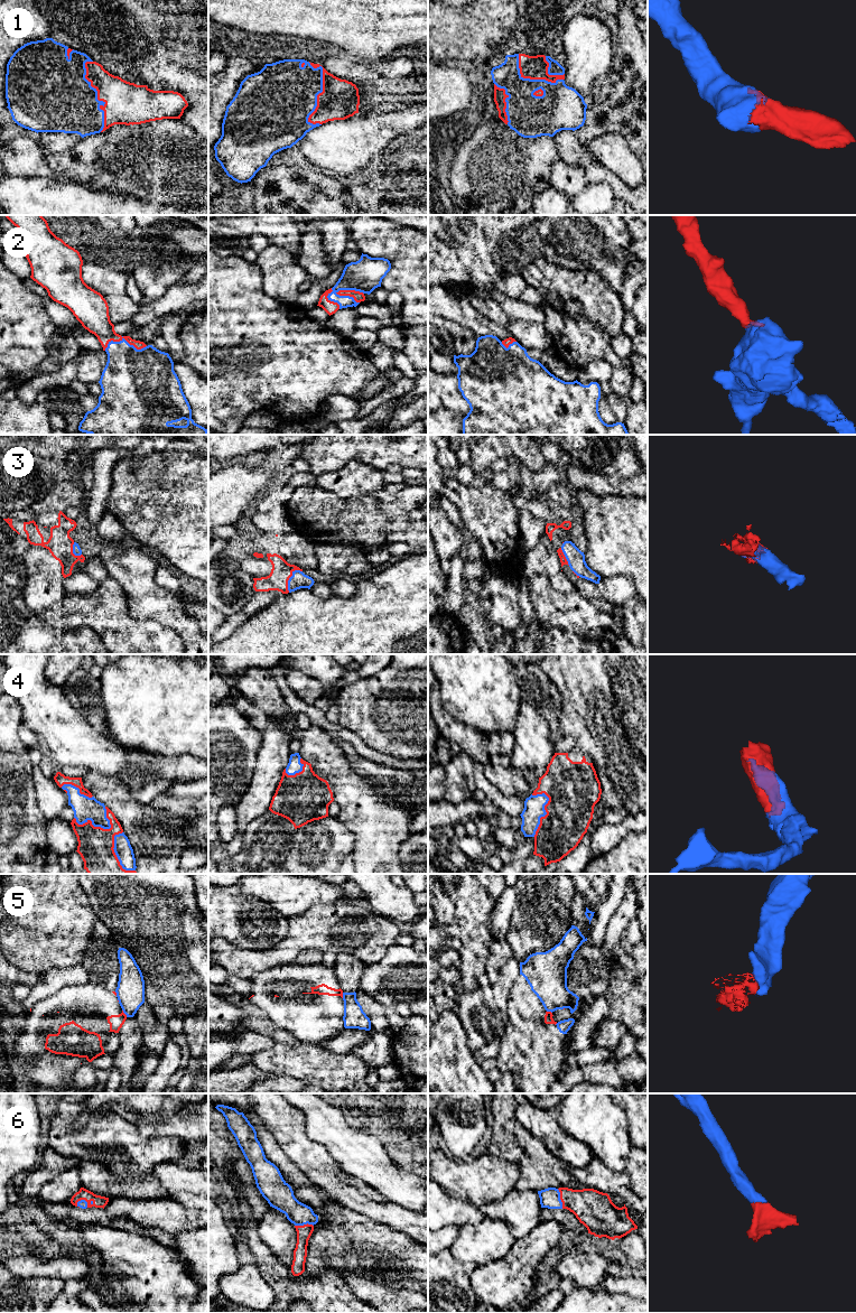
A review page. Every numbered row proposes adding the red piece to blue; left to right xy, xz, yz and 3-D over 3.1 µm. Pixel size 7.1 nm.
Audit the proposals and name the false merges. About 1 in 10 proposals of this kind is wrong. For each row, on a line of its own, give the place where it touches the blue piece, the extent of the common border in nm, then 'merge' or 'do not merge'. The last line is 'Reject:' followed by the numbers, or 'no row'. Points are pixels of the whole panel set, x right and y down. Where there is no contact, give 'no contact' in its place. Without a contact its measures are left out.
1: xy (96, 98) | 500 nm | merge
2: xz (350, 289) | 200 nm | merge
3: xz (289, 578) | 190 nm | merge
4: xy (92, 822) | 280 nm | merge
5: xy (123, 1012) | 70 nm | do not merge
6: yz (559, 1199) | 150 nm | merge
Reject: 5

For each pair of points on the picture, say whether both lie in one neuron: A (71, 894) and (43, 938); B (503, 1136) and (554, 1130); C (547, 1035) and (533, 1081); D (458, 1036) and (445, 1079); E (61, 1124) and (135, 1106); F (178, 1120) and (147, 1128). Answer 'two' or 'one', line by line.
A: one
B: two
C: one
D: one
E: two
F: one

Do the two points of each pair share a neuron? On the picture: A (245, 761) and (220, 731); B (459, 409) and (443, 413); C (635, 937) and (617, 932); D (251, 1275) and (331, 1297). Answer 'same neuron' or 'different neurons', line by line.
A: same neuron
B: different neurons
C: different neurons
D: different neurons

